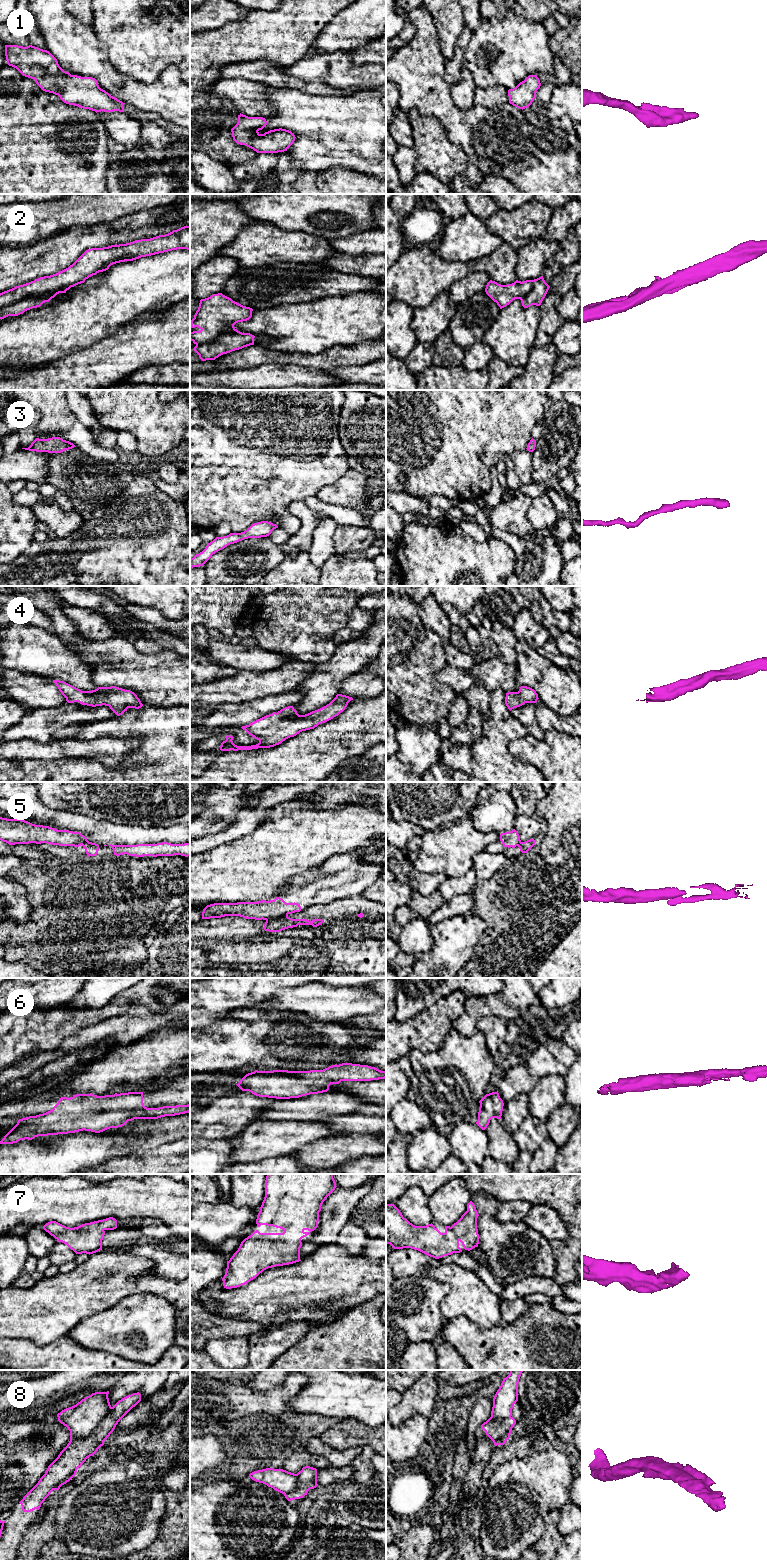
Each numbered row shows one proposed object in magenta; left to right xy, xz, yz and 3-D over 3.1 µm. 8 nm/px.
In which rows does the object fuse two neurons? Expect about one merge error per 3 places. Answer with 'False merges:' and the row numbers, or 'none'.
False merges: 2, 5, 8

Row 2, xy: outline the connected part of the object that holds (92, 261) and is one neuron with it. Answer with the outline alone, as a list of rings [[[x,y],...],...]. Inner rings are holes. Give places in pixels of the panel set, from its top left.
[[[190,226],[150,239],[86,250],[68,268],[0,293],[0,309],[30,296],[49,295],[84,283],[104,268],[177,249],[190,250]]]

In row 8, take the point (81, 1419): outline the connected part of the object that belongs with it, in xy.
[[[109,1391],[95,1392],[76,1405],[57,1414],[58,1421],[70,1431],[70,1442],[89,1437],[98,1423],[112,1408],[108,1398]]]

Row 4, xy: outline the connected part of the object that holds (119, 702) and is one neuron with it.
[[[53,680],[59,691],[68,703],[79,702],[87,706],[109,706],[117,715],[122,715],[128,708],[139,709],[143,706],[137,695],[116,686],[98,687],[92,691],[81,691],[80,689],[60,680]]]

